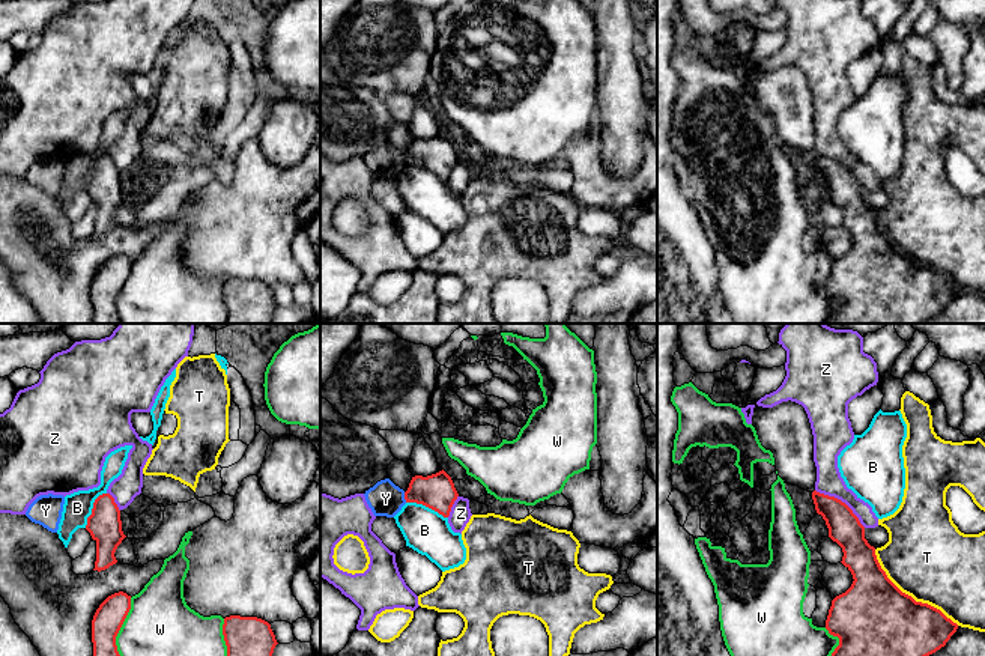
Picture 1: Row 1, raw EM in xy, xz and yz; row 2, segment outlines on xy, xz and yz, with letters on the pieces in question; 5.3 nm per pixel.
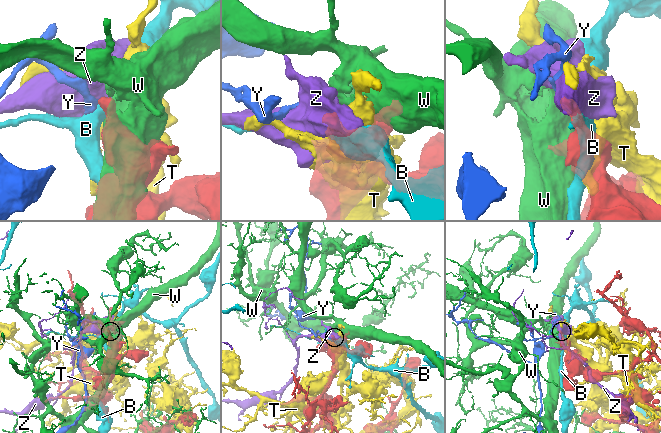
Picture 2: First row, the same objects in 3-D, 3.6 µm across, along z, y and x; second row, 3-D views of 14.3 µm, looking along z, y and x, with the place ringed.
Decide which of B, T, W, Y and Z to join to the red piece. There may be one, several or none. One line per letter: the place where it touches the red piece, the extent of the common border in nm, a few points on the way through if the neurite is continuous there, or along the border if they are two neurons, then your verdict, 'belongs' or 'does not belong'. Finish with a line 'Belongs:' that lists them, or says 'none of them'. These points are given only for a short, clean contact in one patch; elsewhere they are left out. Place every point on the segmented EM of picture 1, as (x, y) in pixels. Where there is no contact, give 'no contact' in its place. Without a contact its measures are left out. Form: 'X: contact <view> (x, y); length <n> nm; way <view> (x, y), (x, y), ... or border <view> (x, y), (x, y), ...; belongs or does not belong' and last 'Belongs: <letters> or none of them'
B: contact xz (427, 506); length 240 nm; does not belong
T: contact yz (910, 596); length 600 nm; does not belong
W: contact xy (121, 626); length 320 nm; does not belong
Y: contact xz (405, 497); length 60 nm; border xz (403, 492), (406, 501); does not belong
Z: contact yz (841, 501); length 340 nm; border yz (815, 489), (839, 498), (865, 527); does not belong
Belongs: none of them

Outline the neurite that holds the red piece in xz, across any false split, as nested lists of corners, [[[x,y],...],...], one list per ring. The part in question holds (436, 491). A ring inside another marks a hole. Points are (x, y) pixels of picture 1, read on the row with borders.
[[[442,469],[436,474],[412,477],[405,492],[406,503],[423,504],[444,518],[450,516],[451,507],[459,494],[451,477]]]

